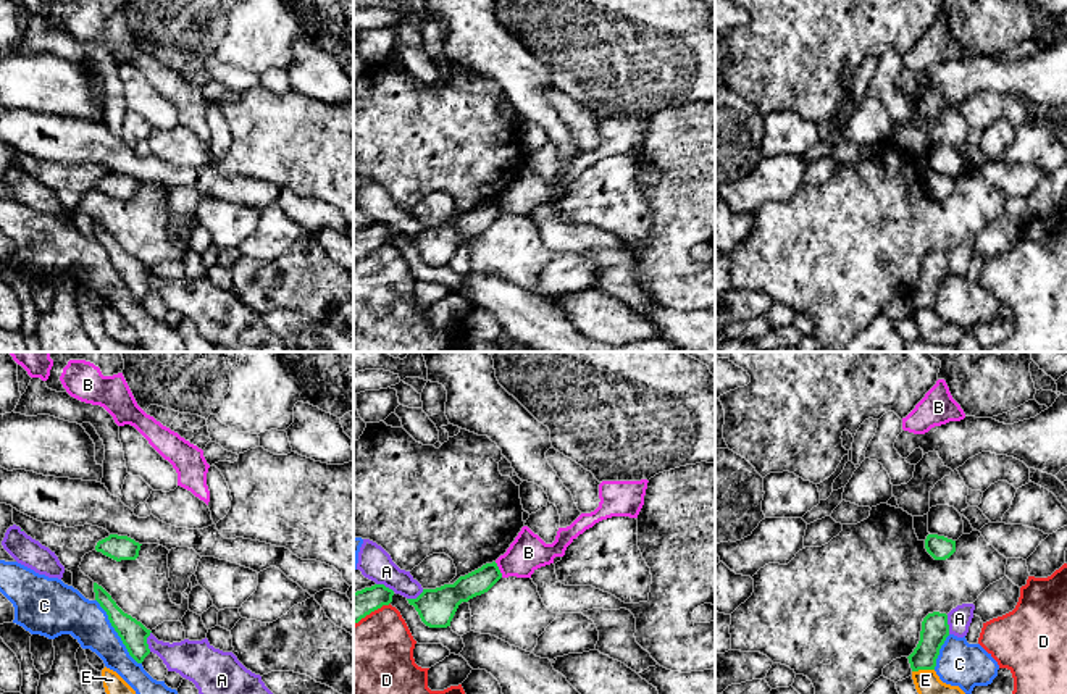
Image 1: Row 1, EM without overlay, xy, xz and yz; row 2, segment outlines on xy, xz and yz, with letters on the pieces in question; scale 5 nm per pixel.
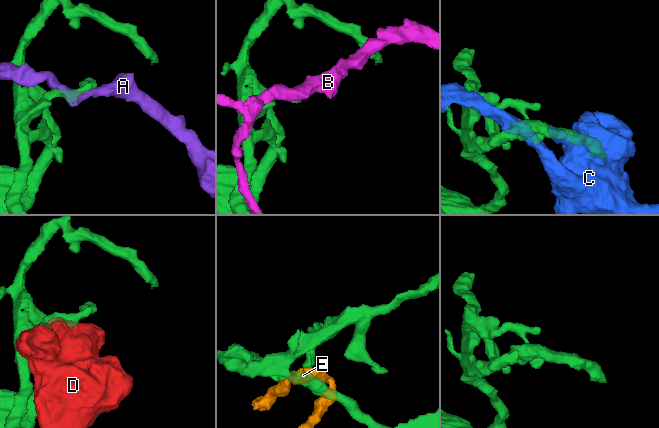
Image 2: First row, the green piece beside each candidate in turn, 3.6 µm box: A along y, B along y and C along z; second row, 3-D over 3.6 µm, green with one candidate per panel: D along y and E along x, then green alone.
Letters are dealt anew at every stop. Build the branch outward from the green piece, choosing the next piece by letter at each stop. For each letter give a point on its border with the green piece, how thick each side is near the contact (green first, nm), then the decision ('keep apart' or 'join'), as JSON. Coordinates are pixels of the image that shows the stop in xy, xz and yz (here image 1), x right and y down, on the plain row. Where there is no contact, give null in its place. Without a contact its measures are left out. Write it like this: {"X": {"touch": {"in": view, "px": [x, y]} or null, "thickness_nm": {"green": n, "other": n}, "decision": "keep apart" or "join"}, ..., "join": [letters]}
{"A": {"touch": {"in": "xy", "px": [146, 280]}, "thickness_nm": {"green": 140, "other": 190}, "decision": "keep apart"}, "B": {"touch": {"in": "xz", "px": [499, 209]}, "thickness_nm": {"green": 120, "other": 190}, "decision": "keep apart"}, "C": {"touch": {"in": "xy", "px": [117, 270]}, "thickness_nm": {"green": 140, "other": 200}, "decision": "keep apart"}, "D": {"touch": {"in": "xz", "px": [372, 249]}, "thickness_nm": {"green": 140, "other": 400}, "decision": "keep apart"}, "E": {"touch": {"in": "yz", "px": [922, 307]}, "thickness_nm": {"green": 140, "other": 140}, "decision": "keep apart"}, "join": []}

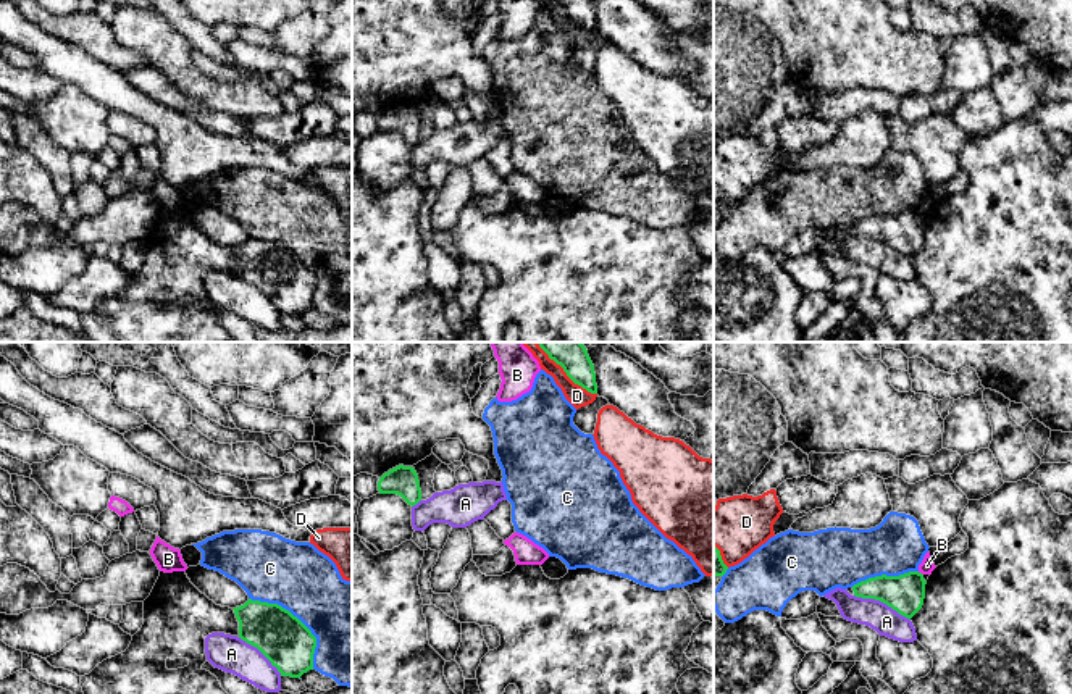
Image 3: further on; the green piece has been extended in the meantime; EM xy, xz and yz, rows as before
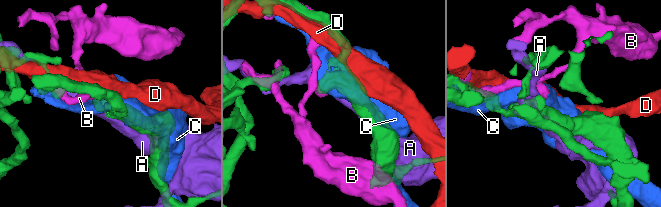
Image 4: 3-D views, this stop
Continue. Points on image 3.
{"A": {"touch": {"in": "yz", "px": [882, 239]}, "thickness_nm": {"green": 190, "other": 140}, "decision": "keep apart"}, "B": {"touch": {"in": "yz", "px": [921, 212]}, "thickness_nm": {"green": 190, "other": 70}, "decision": "keep apart"}, "C": {"touch": {"in": "xy", "px": [299, 259]}, "thickness_nm": {"green": 240, "other": 380}, "decision": "keep apart"}, "D": {"touch": {"in": "xz", "px": [575, 21]}, "thickness_nm": {"green": 120, "other": 100}, "decision": "keep apart"}, "join": []}

